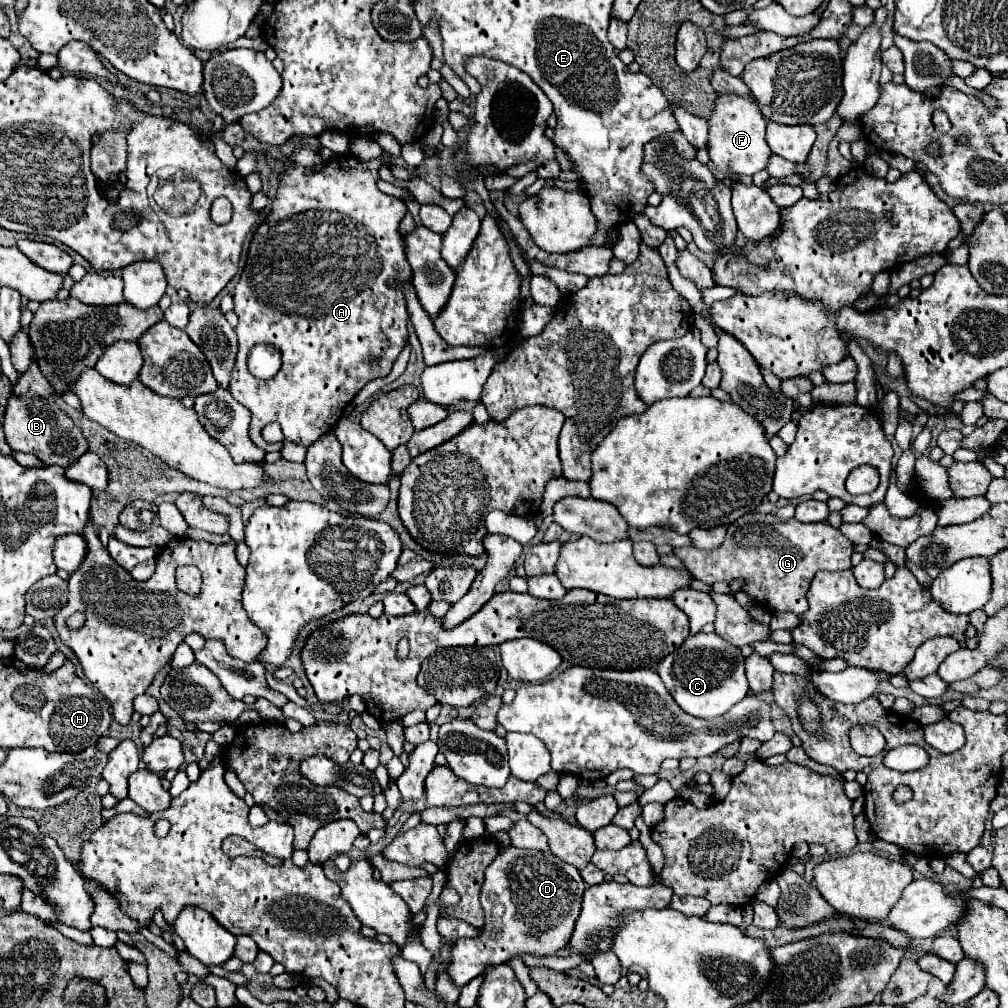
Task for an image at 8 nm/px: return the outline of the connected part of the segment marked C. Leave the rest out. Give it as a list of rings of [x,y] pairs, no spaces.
[[[700,632],[698,636],[688,636],[678,650],[658,664],[658,674],[676,704],[686,714],[704,720],[726,714],[748,694],[742,654],[738,648],[732,648],[732,644],[726,644],[718,634]]]

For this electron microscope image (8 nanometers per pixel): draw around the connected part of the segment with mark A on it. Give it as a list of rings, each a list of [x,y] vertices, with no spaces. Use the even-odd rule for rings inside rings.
[[[296,148],[294,156],[292,156],[292,166],[284,166],[286,172],[280,180],[280,188],[278,188],[278,194],[272,202],[272,210],[270,210],[270,216],[258,226],[256,234],[254,234],[254,240],[250,244],[250,252],[248,252],[248,262],[242,270],[242,276],[232,292],[232,298],[234,298],[234,312],[238,314],[238,326],[236,326],[236,334],[238,334],[238,356],[236,356],[236,366],[234,366],[234,372],[232,372],[232,380],[230,380],[230,392],[232,396],[242,404],[246,406],[250,412],[252,412],[252,424],[250,424],[250,438],[252,442],[262,448],[264,452],[272,452],[272,450],[280,450],[284,444],[268,444],[264,438],[262,438],[262,428],[270,422],[278,422],[282,426],[282,432],[284,432],[284,438],[294,442],[294,444],[302,444],[302,446],[310,446],[314,444],[320,436],[328,434],[334,430],[334,424],[338,424],[338,420],[342,418],[342,412],[344,412],[344,406],[348,406],[352,402],[352,398],[374,378],[386,378],[398,358],[398,354],[402,352],[402,348],[408,344],[408,322],[410,322],[410,316],[408,316],[408,308],[406,308],[406,298],[404,298],[404,284],[410,280],[412,276],[412,270],[410,270],[410,264],[406,260],[406,246],[404,246],[404,240],[398,232],[398,224],[402,220],[402,216],[406,214],[406,204],[394,196],[388,196],[384,192],[380,192],[376,188],[376,178],[378,178],[378,168],[380,164],[388,164],[388,158],[382,156],[382,158],[376,158],[376,160],[360,160],[356,156],[334,156],[332,162],[328,166],[324,166],[324,170],[314,170],[314,166],[318,166],[322,160],[316,152],[312,152],[310,148]],[[260,266],[278,266],[278,272],[272,274],[272,280],[270,280],[270,272],[268,272],[268,280],[256,280],[256,268]],[[256,344],[272,344],[276,346],[280,352],[282,352],[282,368],[280,372],[270,378],[270,380],[260,380],[256,376],[252,376],[248,372],[248,352],[256,346]],[[370,352],[388,352],[388,356],[370,356]]]

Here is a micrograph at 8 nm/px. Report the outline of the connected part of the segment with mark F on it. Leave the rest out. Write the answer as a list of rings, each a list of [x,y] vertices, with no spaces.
[[[718,96],[716,108],[708,118],[710,124],[710,160],[718,168],[732,168],[734,174],[752,176],[768,166],[772,156],[770,146],[766,144],[766,118],[760,114],[754,98],[738,98],[738,96]]]

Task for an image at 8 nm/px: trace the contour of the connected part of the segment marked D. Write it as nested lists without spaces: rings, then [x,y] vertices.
[[[504,848],[486,868],[480,902],[486,912],[484,932],[474,939],[461,938],[454,948],[450,978],[464,986],[486,972],[486,966],[502,964],[514,954],[552,956],[566,946],[580,912],[586,882],[578,868],[558,860],[552,852]]]

